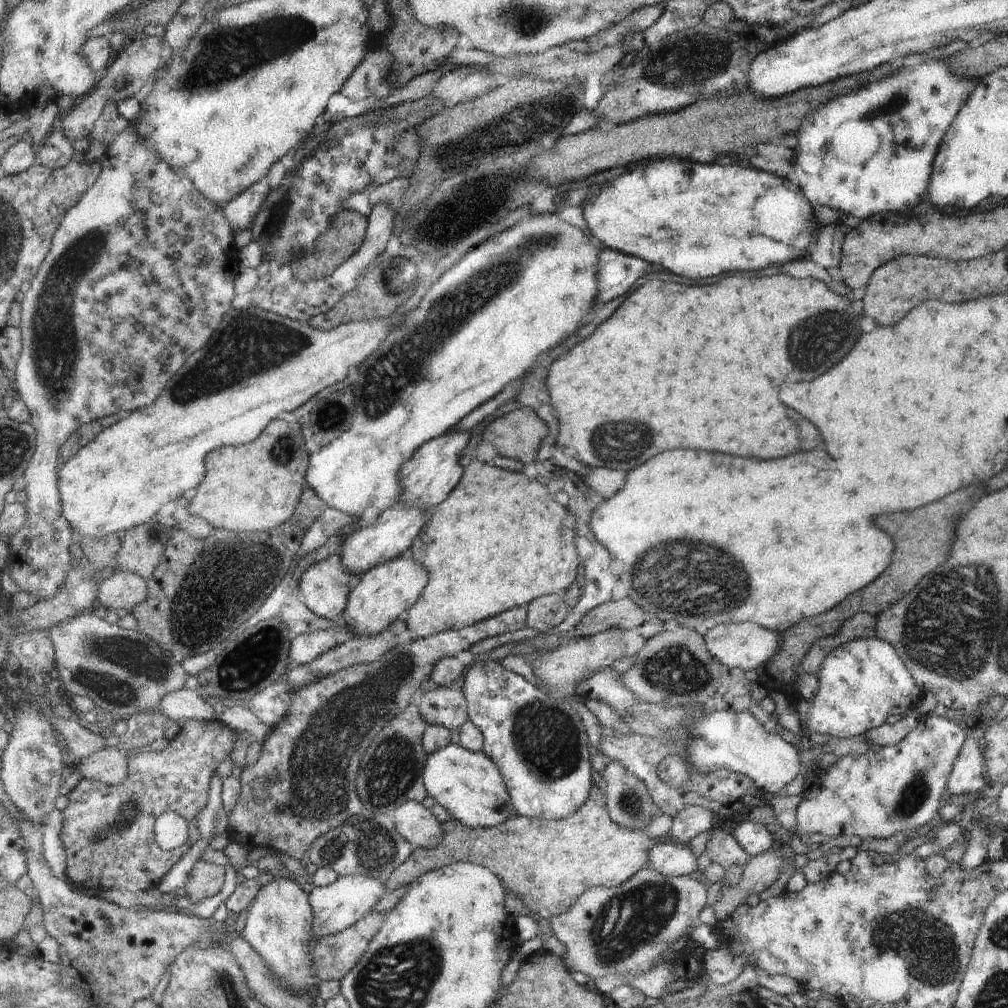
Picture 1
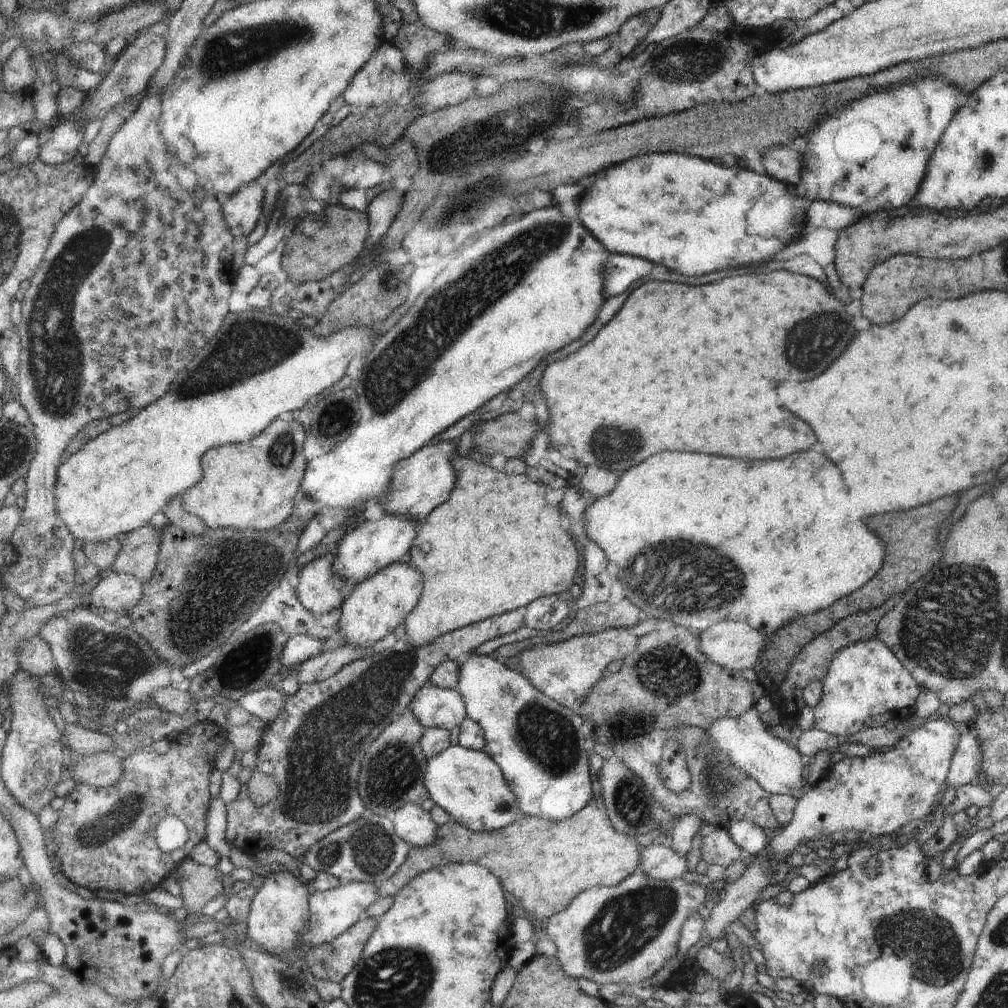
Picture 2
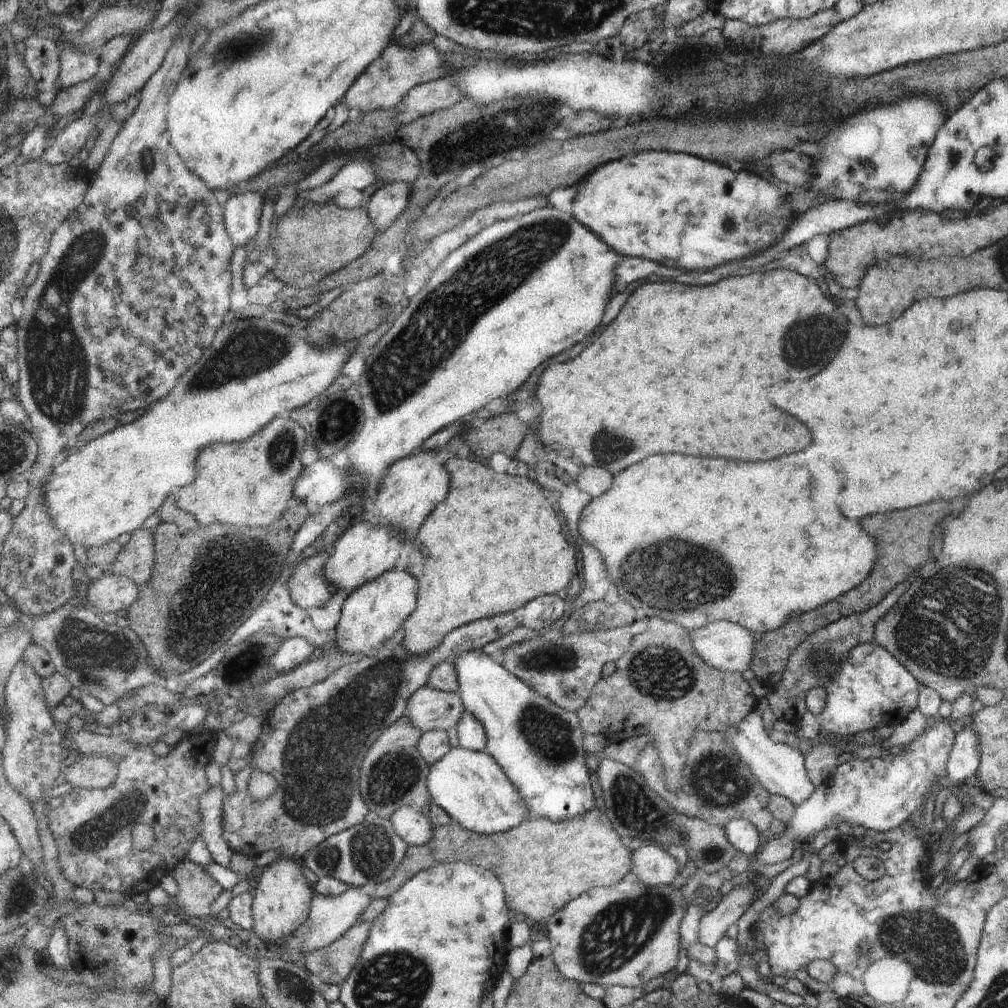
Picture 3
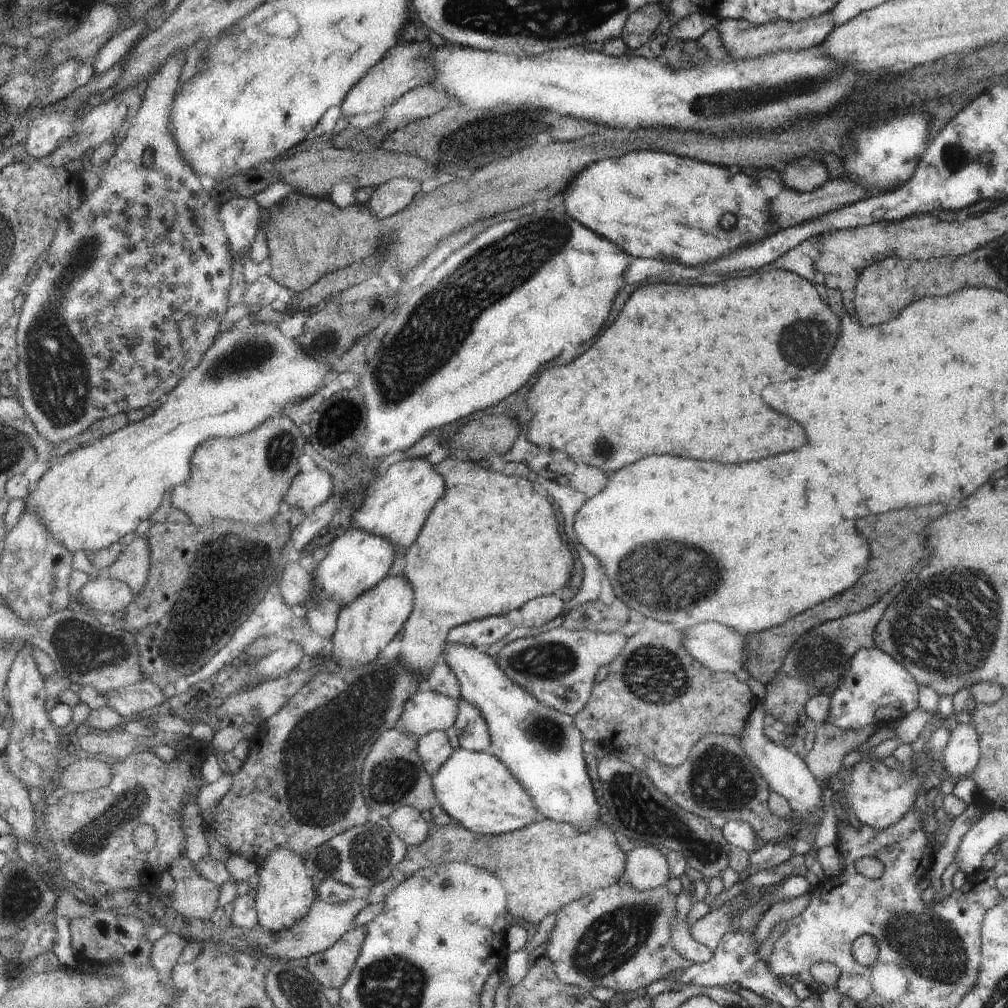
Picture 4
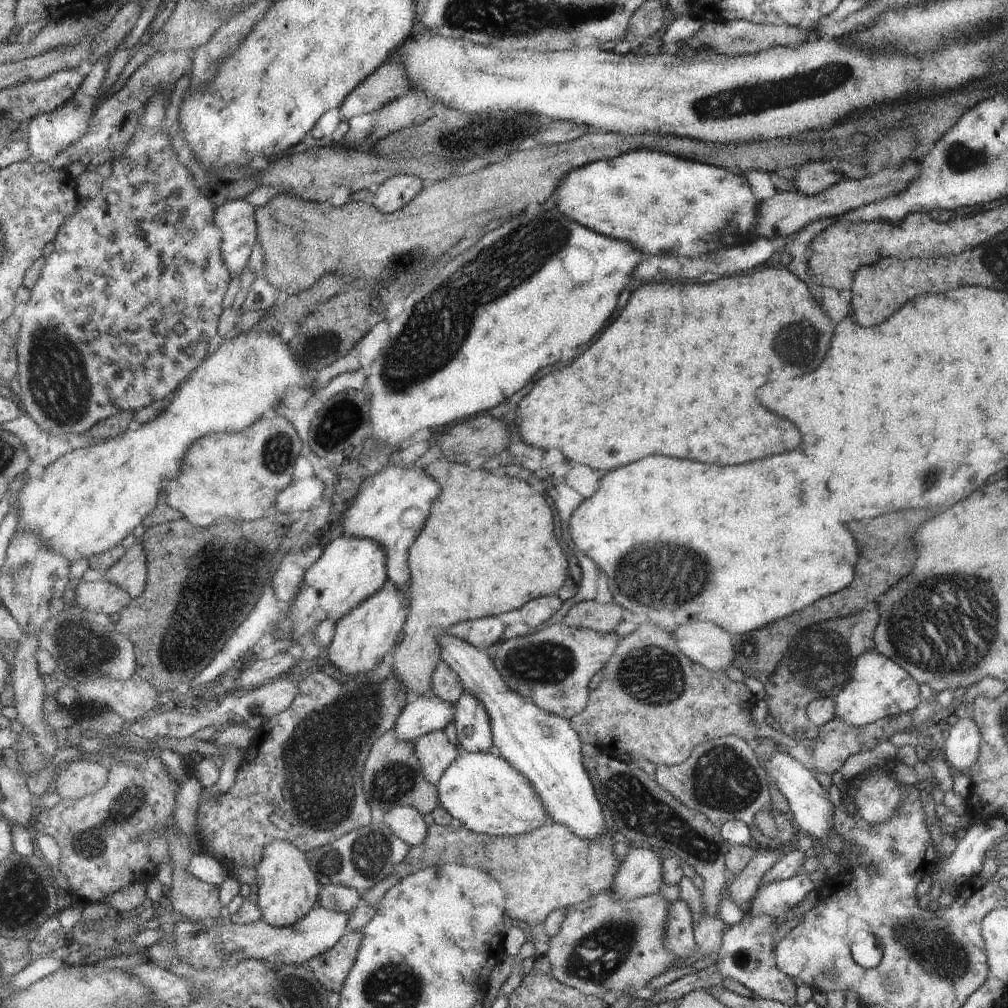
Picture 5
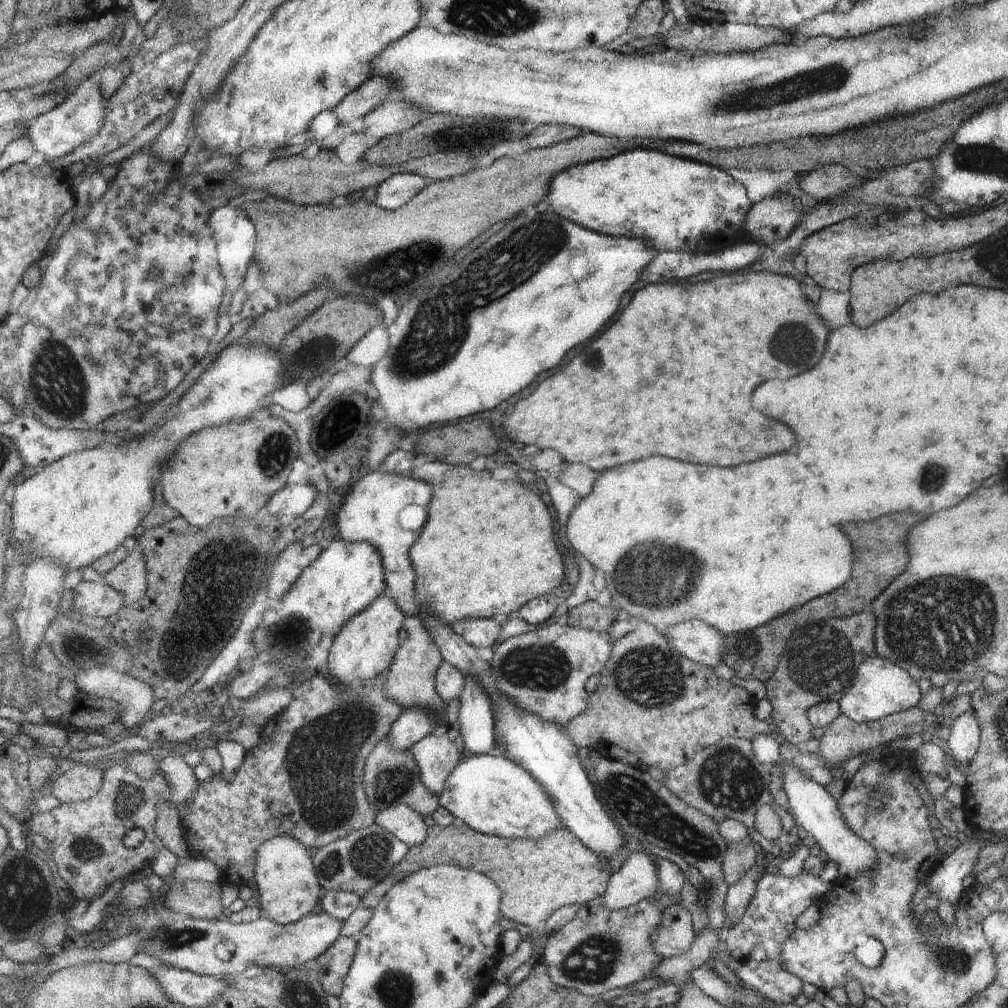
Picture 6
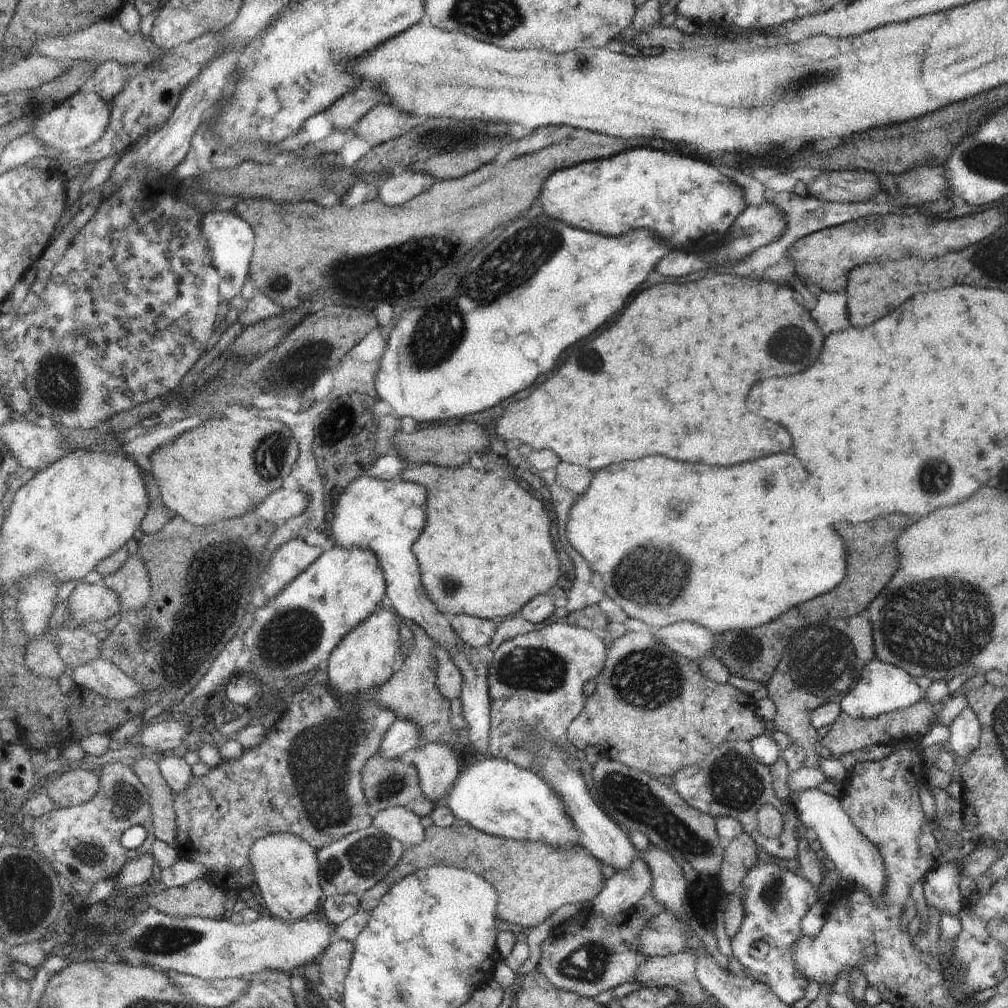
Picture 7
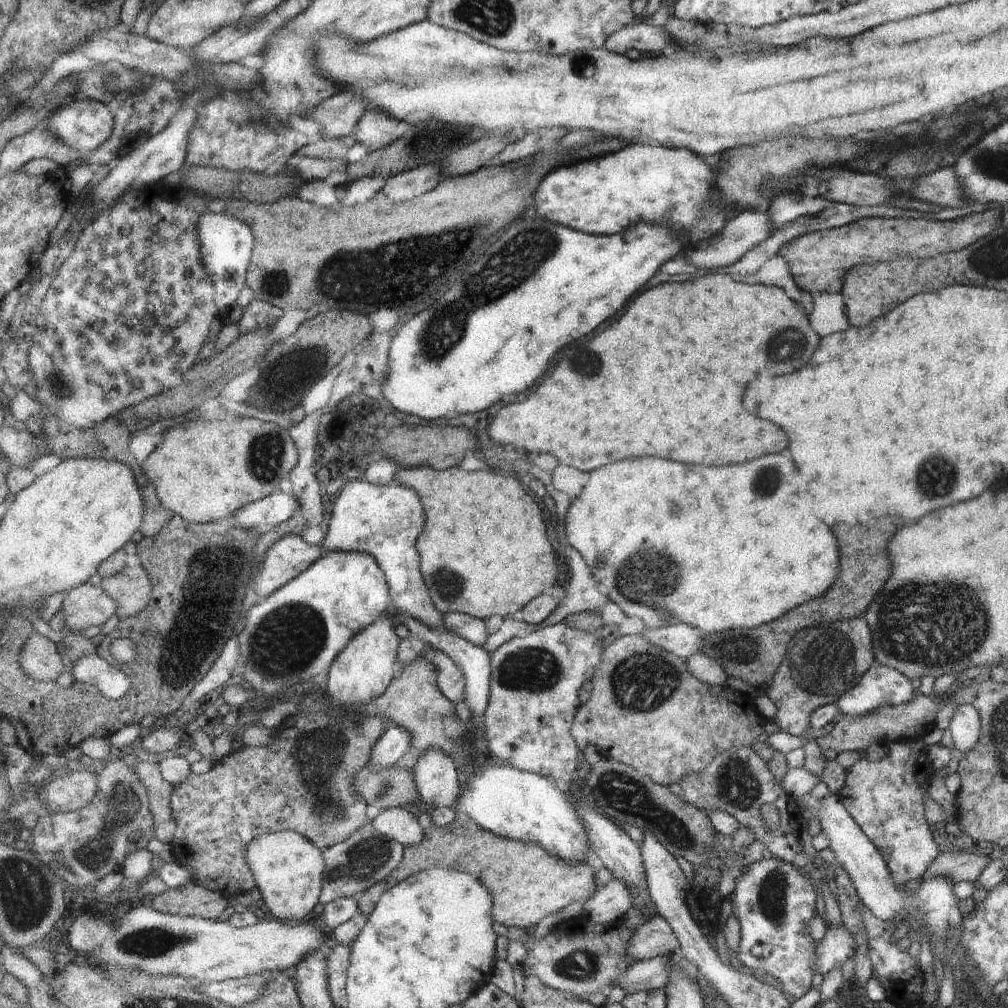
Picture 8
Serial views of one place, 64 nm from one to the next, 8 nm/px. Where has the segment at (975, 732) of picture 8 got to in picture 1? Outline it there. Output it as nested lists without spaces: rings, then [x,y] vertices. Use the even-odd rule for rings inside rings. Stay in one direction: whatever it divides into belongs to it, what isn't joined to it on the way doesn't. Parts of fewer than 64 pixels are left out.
[[[965,737],[947,777],[946,794],[988,790],[989,786],[981,777],[983,772],[982,752],[971,737]]]

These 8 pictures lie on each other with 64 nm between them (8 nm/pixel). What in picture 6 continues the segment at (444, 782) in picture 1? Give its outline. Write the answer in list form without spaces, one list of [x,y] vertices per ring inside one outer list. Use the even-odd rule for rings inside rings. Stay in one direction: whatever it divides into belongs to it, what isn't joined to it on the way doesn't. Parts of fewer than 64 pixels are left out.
[[[468,753],[450,774],[439,800],[441,806],[483,834],[510,839],[538,839],[566,828],[544,786],[515,760],[492,753]]]

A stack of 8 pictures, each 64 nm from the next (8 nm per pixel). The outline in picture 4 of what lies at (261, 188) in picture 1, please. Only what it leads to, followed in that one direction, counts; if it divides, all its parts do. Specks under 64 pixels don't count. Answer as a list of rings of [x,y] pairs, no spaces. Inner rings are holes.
[[[235,197],[223,204],[220,219],[223,221],[233,257],[249,250],[257,238],[263,209],[251,197]]]

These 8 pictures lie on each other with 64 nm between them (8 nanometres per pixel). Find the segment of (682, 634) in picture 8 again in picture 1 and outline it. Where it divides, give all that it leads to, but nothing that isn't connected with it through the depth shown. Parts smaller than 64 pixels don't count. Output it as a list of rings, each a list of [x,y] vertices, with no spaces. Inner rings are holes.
[[[755,623],[719,624],[711,627],[702,635],[707,652],[723,666],[739,670],[753,670],[775,654],[778,647],[778,636],[775,632]]]

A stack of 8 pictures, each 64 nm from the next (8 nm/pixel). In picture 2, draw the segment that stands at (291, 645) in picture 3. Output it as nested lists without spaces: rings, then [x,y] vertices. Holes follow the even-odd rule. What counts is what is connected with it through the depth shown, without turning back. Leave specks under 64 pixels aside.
[[[292,635],[281,655],[281,664],[288,670],[296,669],[304,662],[323,653],[324,641],[307,635]]]

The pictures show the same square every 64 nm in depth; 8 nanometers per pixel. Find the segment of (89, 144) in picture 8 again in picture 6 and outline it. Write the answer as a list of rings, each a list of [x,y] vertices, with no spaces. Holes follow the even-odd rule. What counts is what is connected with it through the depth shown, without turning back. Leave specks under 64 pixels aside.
[[[83,82],[67,96],[65,102],[29,121],[27,134],[36,150],[45,156],[46,162],[71,154],[82,144],[91,142],[102,131],[106,121],[104,99],[101,85]]]

